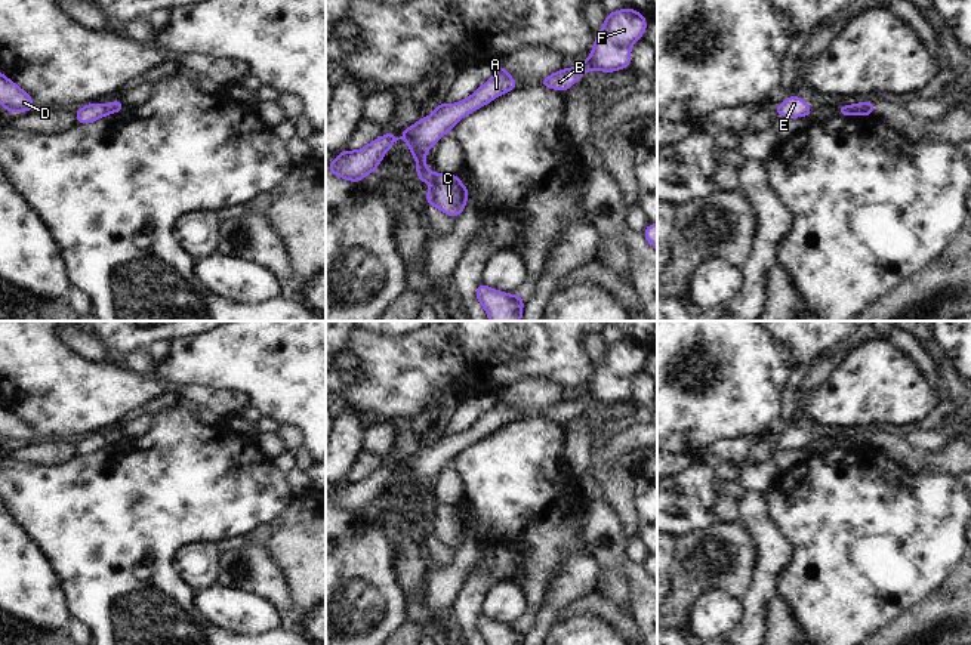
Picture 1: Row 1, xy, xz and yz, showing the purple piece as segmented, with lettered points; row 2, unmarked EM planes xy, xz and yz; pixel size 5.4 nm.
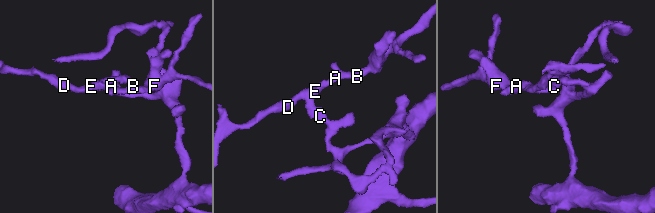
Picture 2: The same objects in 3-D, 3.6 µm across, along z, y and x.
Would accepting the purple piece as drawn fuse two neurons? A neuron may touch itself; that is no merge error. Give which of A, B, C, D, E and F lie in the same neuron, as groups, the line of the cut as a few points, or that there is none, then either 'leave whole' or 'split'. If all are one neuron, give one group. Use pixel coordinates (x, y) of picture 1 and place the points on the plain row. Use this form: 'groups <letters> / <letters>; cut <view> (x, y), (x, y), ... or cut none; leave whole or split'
groups A B D E F / C; cut xy (102, 437), (105, 446); split

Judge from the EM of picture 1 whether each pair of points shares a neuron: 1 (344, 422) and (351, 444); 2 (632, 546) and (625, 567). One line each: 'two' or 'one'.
1: one
2: two

